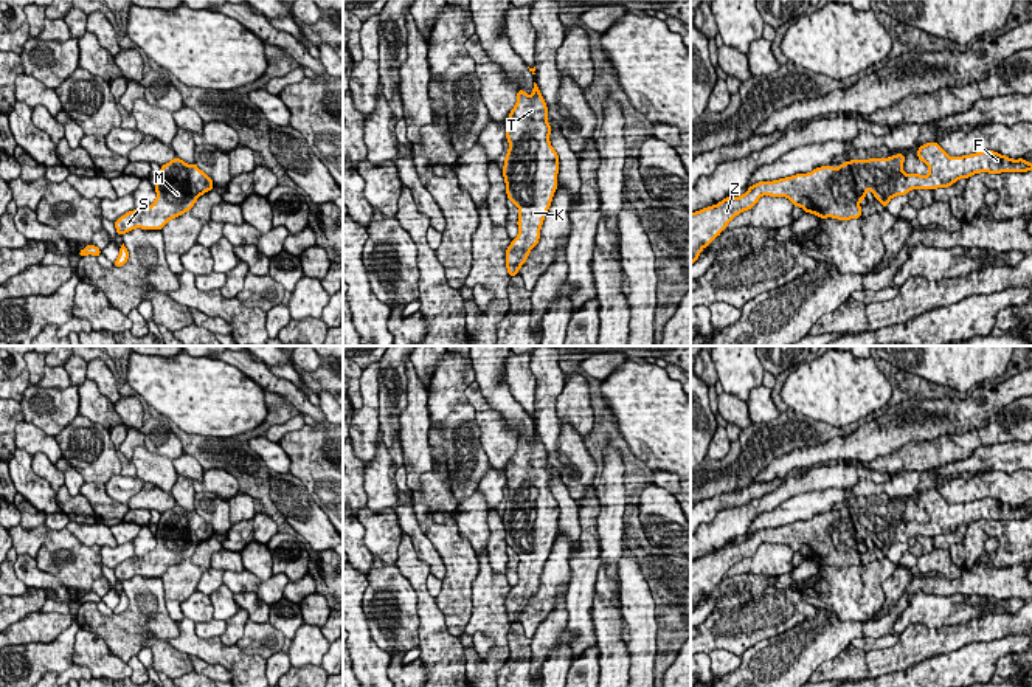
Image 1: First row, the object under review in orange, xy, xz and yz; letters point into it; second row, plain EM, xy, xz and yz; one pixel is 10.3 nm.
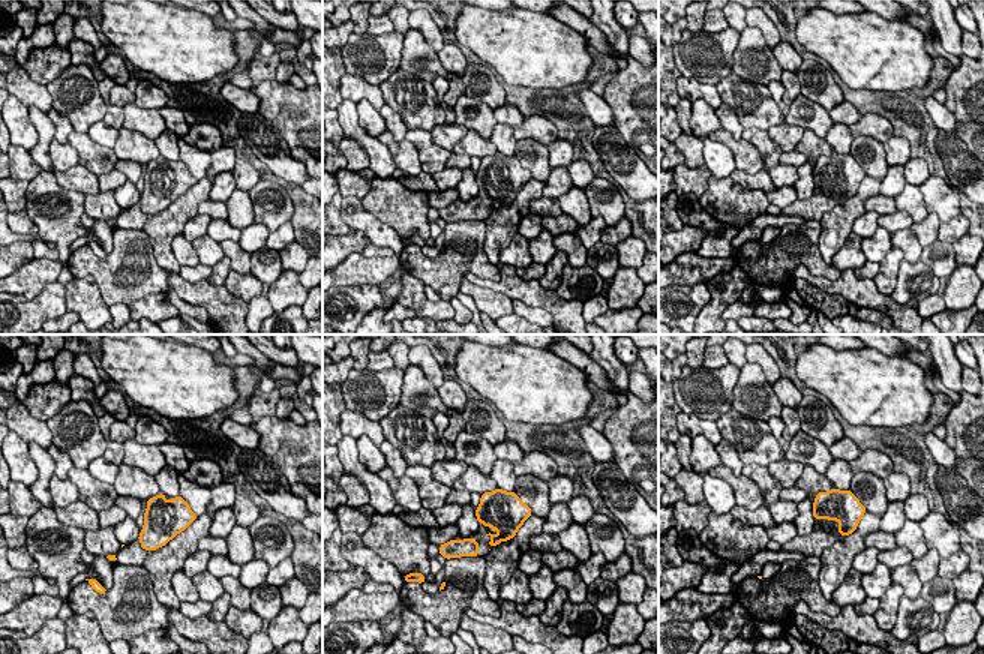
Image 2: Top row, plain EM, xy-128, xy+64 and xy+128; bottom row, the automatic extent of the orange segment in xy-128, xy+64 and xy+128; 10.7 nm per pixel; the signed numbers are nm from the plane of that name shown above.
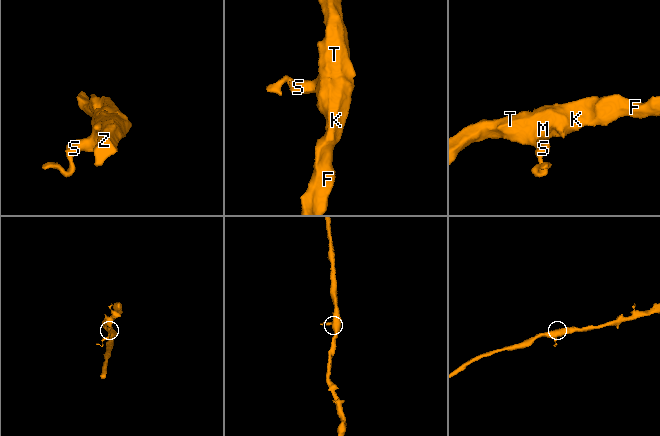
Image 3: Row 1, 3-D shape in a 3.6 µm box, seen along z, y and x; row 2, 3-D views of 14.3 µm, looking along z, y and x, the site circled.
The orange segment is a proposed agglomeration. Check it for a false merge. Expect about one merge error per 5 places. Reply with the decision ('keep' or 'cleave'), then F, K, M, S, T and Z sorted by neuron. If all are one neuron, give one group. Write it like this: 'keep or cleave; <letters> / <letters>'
keep; F K M S T Z

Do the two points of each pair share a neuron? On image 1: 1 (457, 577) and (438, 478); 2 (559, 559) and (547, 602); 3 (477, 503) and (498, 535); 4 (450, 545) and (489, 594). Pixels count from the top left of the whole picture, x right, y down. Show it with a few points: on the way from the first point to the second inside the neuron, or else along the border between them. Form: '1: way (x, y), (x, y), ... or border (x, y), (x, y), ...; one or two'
1: way (457, 552), (425, 521), (422, 515), (425, 503); one
2: way (556, 569), (548, 591); one
3: border (489, 509), (489, 542), (486, 549); two
4: border (478, 557), (478, 573), (472, 582), (470, 611); two

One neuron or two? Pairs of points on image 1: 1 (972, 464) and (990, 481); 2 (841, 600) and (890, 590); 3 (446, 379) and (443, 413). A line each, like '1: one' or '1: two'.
1: two
2: two
3: one

